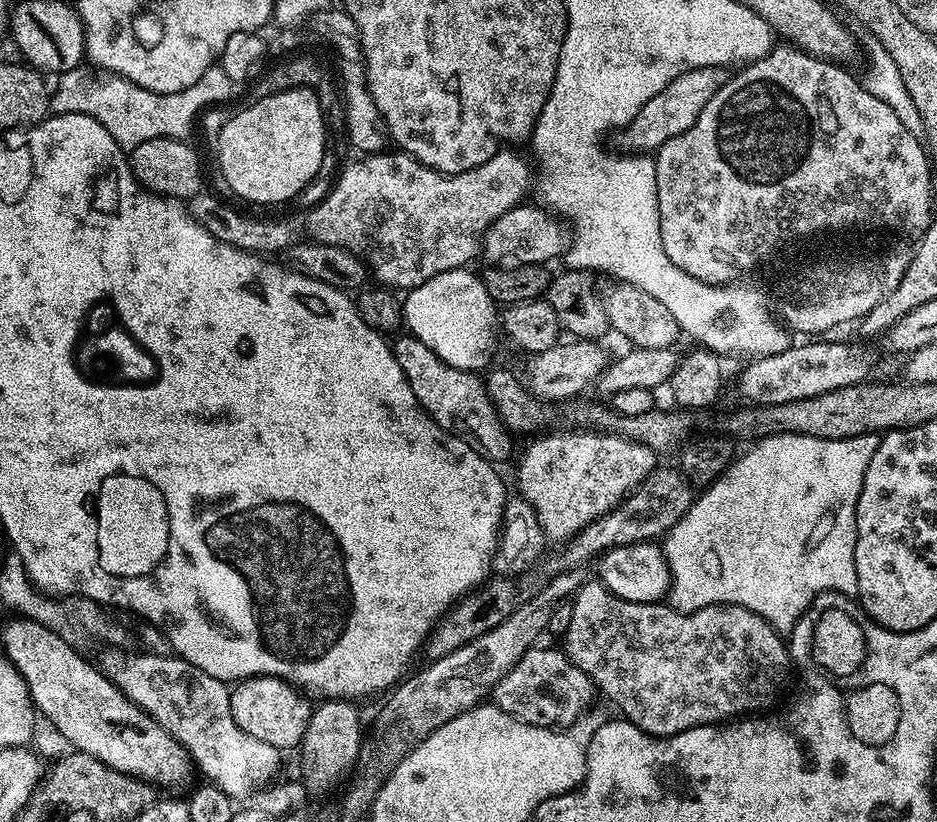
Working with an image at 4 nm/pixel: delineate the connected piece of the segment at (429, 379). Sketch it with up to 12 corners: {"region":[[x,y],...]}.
{"region":[[411,334],[392,353],[438,426],[489,462],[511,454],[477,373]]}

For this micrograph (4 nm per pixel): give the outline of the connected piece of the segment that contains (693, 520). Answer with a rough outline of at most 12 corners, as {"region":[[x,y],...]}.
{"region":[[880,436],[757,440],[663,537],[670,604],[858,593]]}

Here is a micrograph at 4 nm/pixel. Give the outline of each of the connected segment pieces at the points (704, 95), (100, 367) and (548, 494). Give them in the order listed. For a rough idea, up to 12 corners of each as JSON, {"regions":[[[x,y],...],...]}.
{"regions":[[[729,69],[678,74],[632,119],[633,149],[690,130]],[[116,296],[84,312],[68,364],[84,384],[139,394],[164,380]],[[599,432],[544,434],[518,492],[567,542],[651,472],[650,446]]]}

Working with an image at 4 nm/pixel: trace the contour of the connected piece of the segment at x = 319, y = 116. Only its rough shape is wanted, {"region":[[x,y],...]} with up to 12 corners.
{"region":[[305,86],[261,95],[221,126],[234,195],[280,204],[324,164]]}

